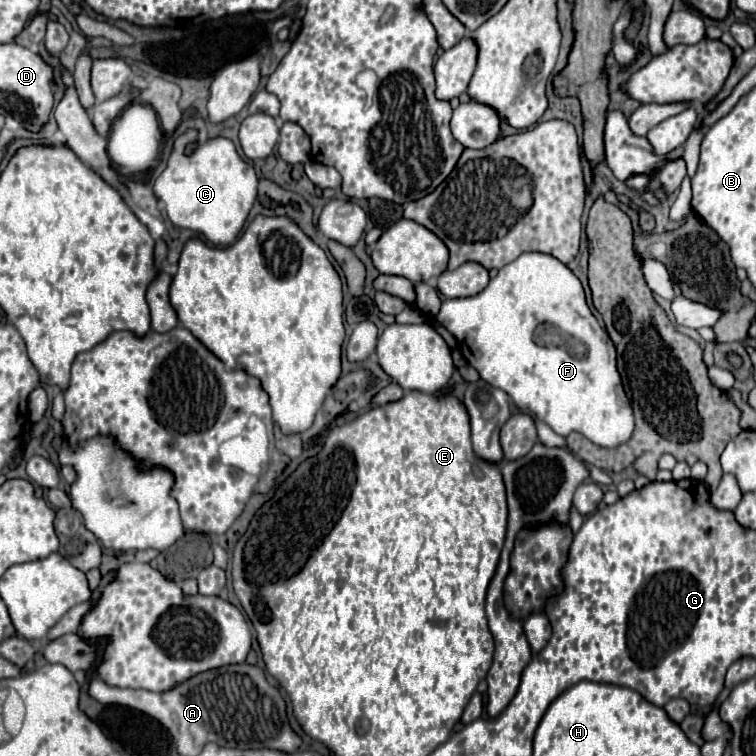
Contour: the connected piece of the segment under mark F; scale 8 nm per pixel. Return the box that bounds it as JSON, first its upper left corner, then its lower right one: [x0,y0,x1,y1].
[437,252,633,448]

